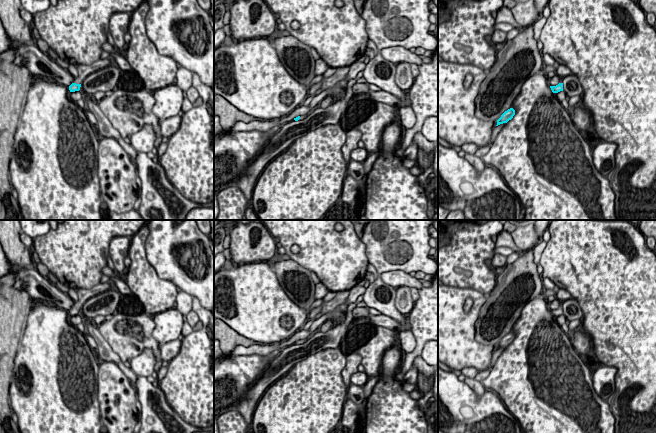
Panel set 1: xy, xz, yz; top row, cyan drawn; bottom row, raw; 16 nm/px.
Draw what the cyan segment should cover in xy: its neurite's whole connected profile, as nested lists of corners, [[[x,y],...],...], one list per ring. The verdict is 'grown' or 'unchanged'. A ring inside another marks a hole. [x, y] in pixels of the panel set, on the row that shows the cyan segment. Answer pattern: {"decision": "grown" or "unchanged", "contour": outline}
{"decision": "grown", "contour": [[[107,58],[99,59],[91,65],[78,65],[78,76],[74,79],[73,83],[69,86],[70,92],[79,91],[83,80],[93,72],[110,65]]]}

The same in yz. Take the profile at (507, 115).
{"decision": "unchanged", "contour": [[[513,108],[508,109],[497,120],[496,126],[503,124],[503,123],[507,123],[509,120],[511,120],[513,118],[514,115],[515,115],[515,110]]]}

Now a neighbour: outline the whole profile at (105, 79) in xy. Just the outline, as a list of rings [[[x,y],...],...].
[[[109,65],[88,75],[83,80],[80,91],[88,95],[94,95],[98,91],[112,91],[117,85],[119,78],[120,68]]]

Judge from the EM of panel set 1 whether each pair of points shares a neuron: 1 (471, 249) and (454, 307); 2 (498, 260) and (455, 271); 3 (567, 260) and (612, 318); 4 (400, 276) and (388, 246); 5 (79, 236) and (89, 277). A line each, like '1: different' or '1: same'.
1: different
2: different
3: same
4: different
5: same

